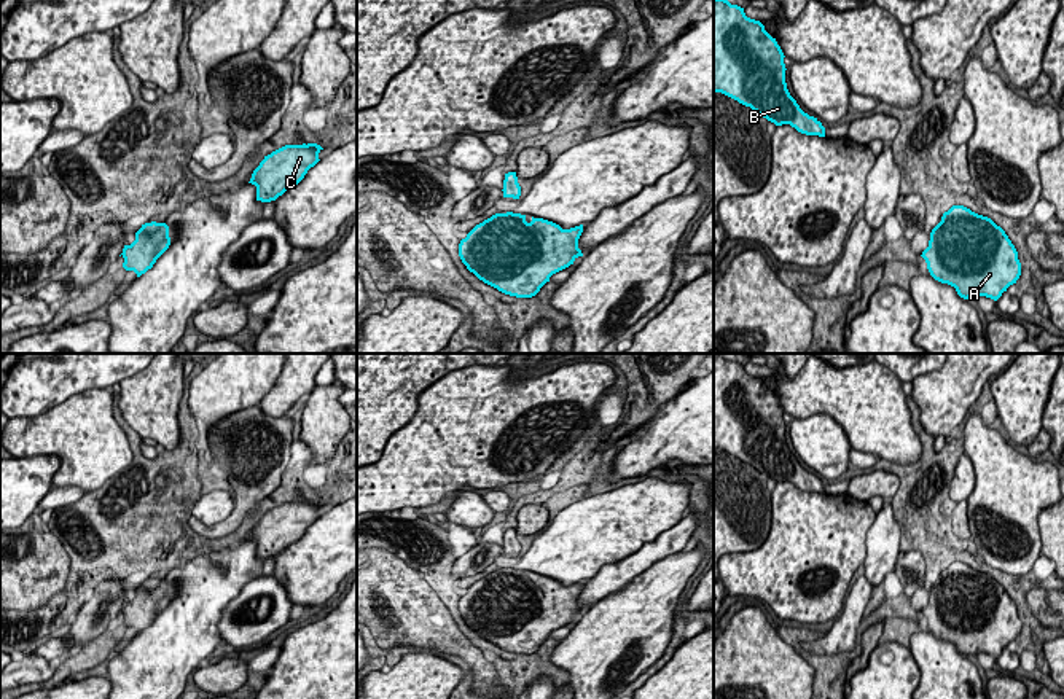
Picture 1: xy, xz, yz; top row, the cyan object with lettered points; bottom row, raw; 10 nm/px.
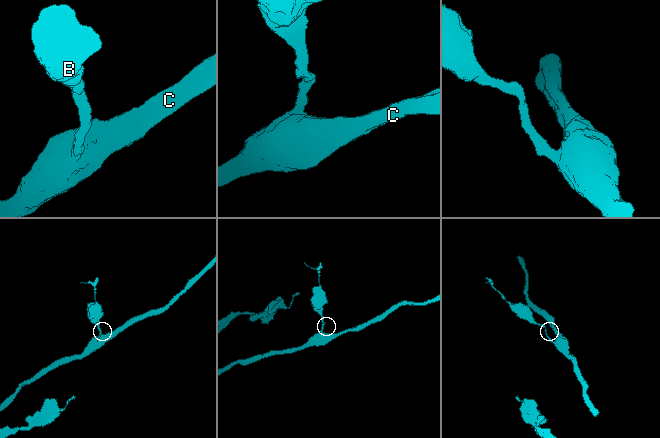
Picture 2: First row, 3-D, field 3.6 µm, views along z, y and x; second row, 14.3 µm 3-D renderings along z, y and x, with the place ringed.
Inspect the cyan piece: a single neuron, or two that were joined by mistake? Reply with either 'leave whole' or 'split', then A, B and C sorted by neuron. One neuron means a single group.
leave whole; A B C

